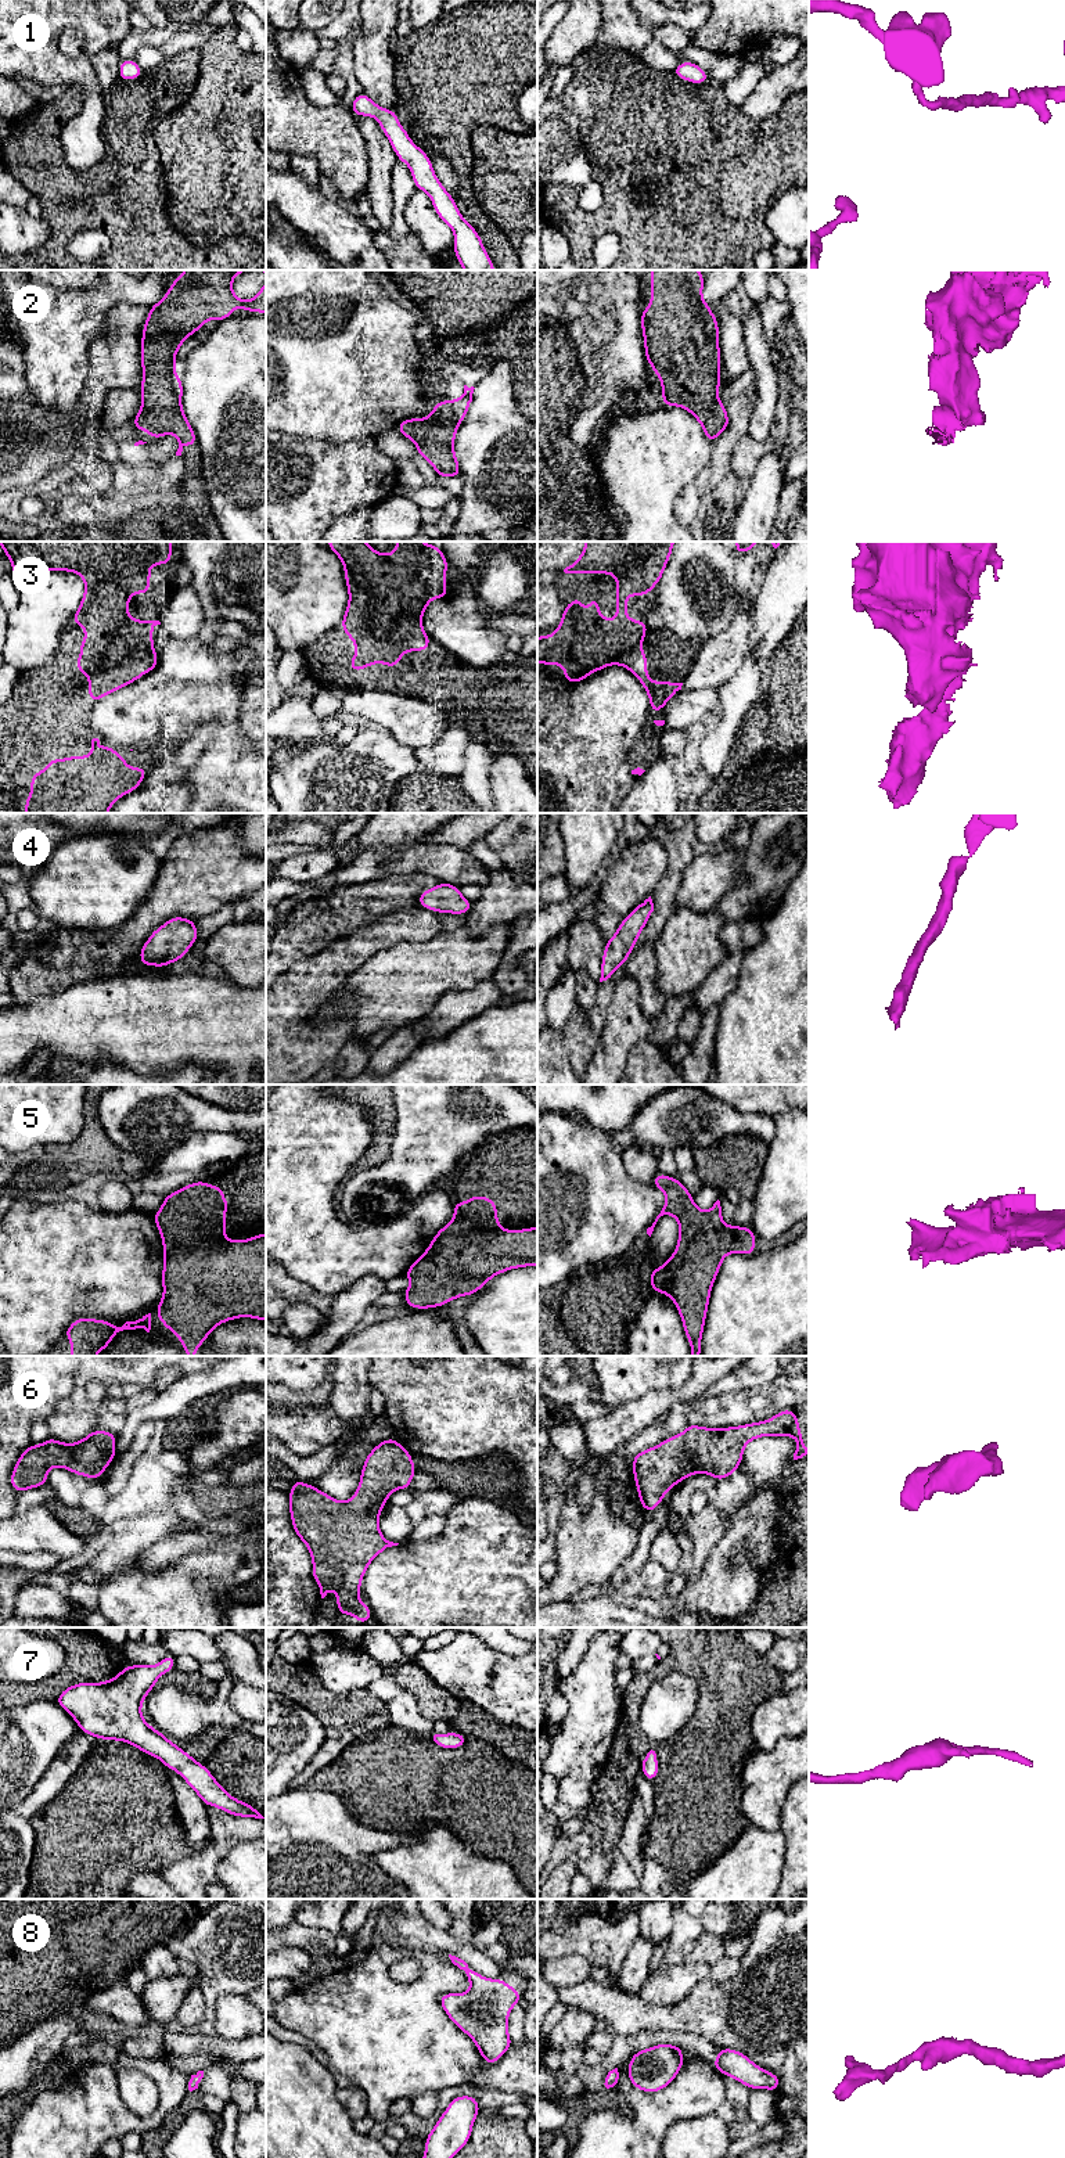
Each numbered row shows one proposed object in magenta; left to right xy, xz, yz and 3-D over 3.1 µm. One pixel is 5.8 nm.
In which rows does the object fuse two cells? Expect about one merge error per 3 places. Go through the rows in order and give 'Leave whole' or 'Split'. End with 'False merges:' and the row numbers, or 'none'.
1: Leave whole
2: Leave whole
3: Leave whole
4: Leave whole
5: Leave whole
6: Leave whole
7: Leave whole
8: Leave whole
False merges: none

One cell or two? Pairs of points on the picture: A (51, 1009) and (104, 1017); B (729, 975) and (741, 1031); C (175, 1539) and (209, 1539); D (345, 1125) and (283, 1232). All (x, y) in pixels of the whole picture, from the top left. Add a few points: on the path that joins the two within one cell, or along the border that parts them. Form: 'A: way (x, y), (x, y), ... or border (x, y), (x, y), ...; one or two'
A: way (64, 1017), (92, 1017); one
B: border (743, 960), (736, 988), (719, 1004); two
C: way (183, 1539), (201, 1539); one
D: way (320, 1151), (285, 1186), (283, 1205); one

